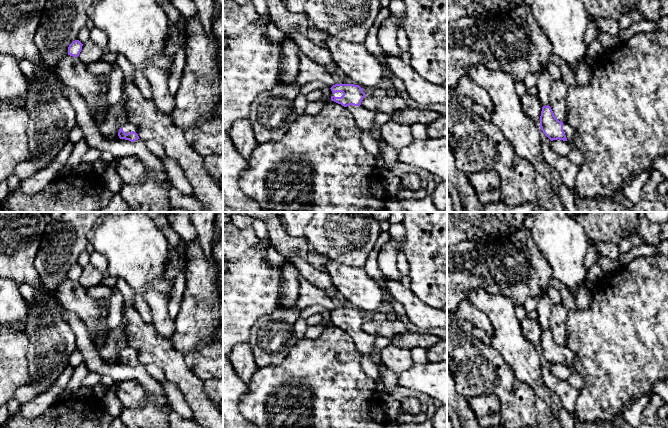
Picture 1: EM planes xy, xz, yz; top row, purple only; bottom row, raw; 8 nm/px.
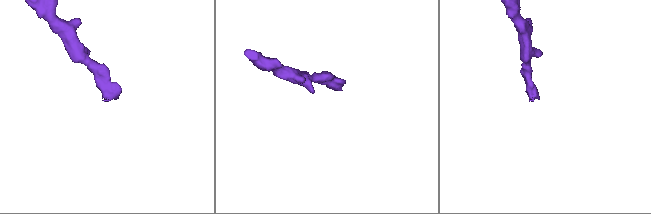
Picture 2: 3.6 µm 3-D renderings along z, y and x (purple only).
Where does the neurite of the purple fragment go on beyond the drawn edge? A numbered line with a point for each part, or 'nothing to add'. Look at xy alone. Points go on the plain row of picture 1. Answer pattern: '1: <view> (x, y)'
1: xy (129, 351)

